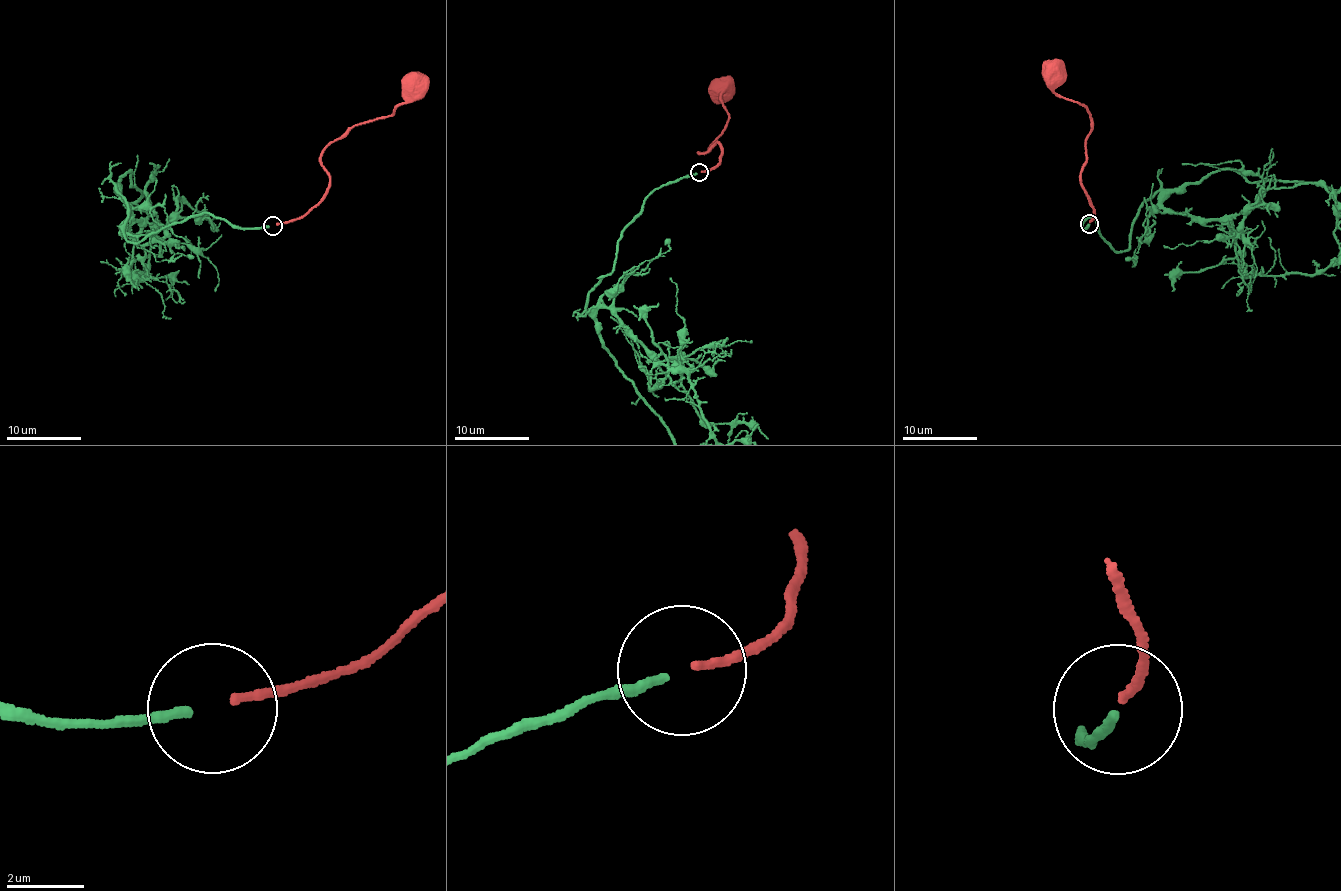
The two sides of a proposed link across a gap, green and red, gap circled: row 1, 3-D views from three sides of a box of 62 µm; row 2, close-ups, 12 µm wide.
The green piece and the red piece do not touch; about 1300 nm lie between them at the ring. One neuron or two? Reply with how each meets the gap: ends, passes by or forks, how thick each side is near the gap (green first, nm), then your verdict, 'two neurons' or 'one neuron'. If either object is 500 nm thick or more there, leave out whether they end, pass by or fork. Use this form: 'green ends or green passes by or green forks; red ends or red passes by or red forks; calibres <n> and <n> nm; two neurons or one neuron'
green ends; red ends; calibres 240 and 200 nm; one neuron

